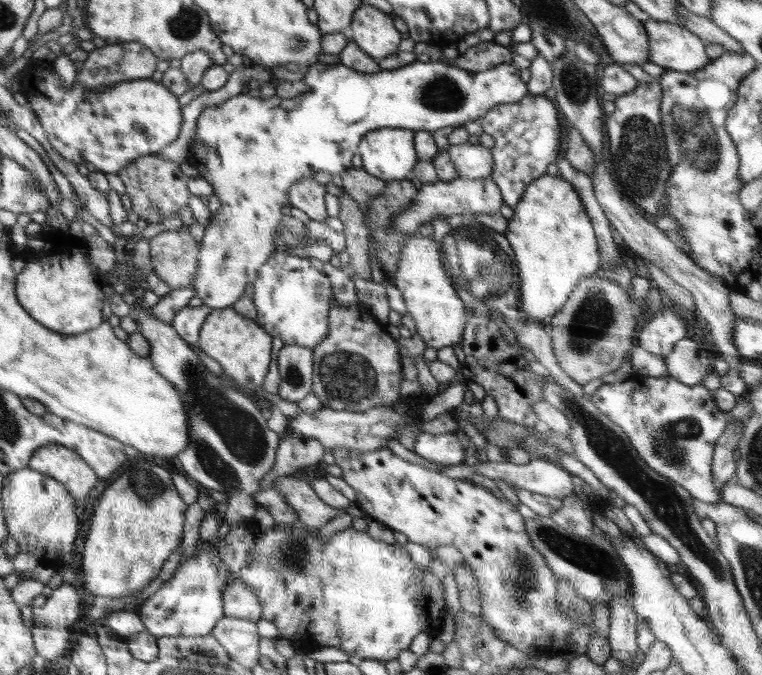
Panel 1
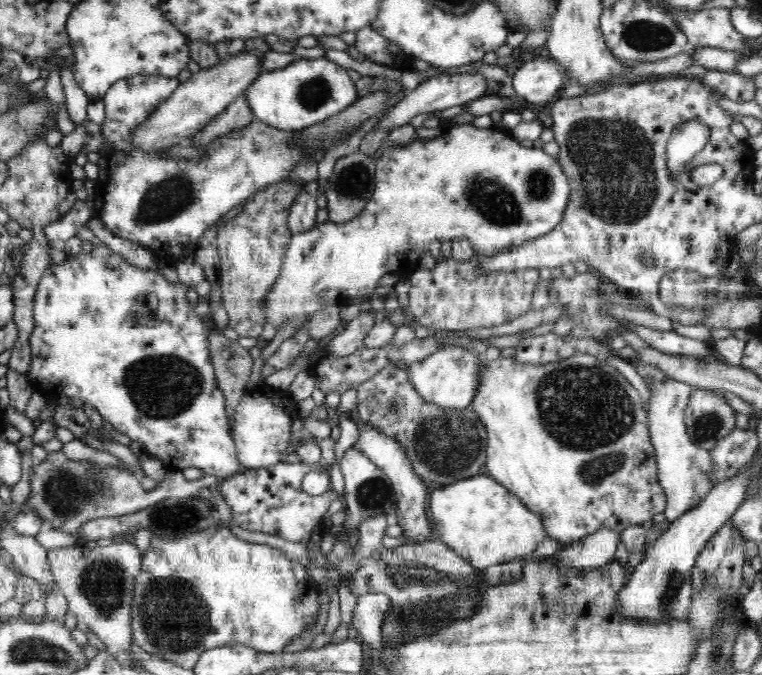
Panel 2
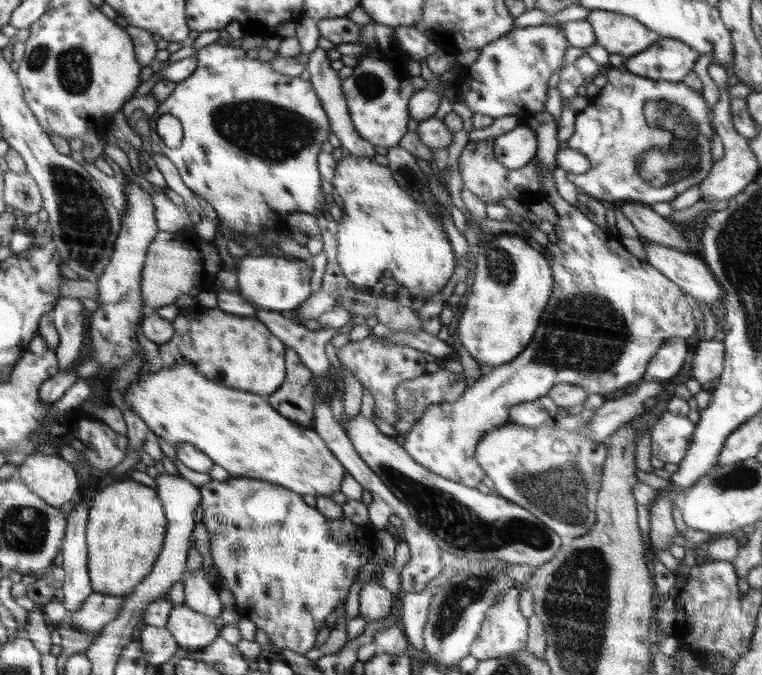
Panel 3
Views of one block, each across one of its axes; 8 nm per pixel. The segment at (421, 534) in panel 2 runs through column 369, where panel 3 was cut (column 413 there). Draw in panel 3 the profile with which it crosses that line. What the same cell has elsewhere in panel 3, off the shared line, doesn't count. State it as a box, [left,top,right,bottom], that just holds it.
[401,111,696,488]

